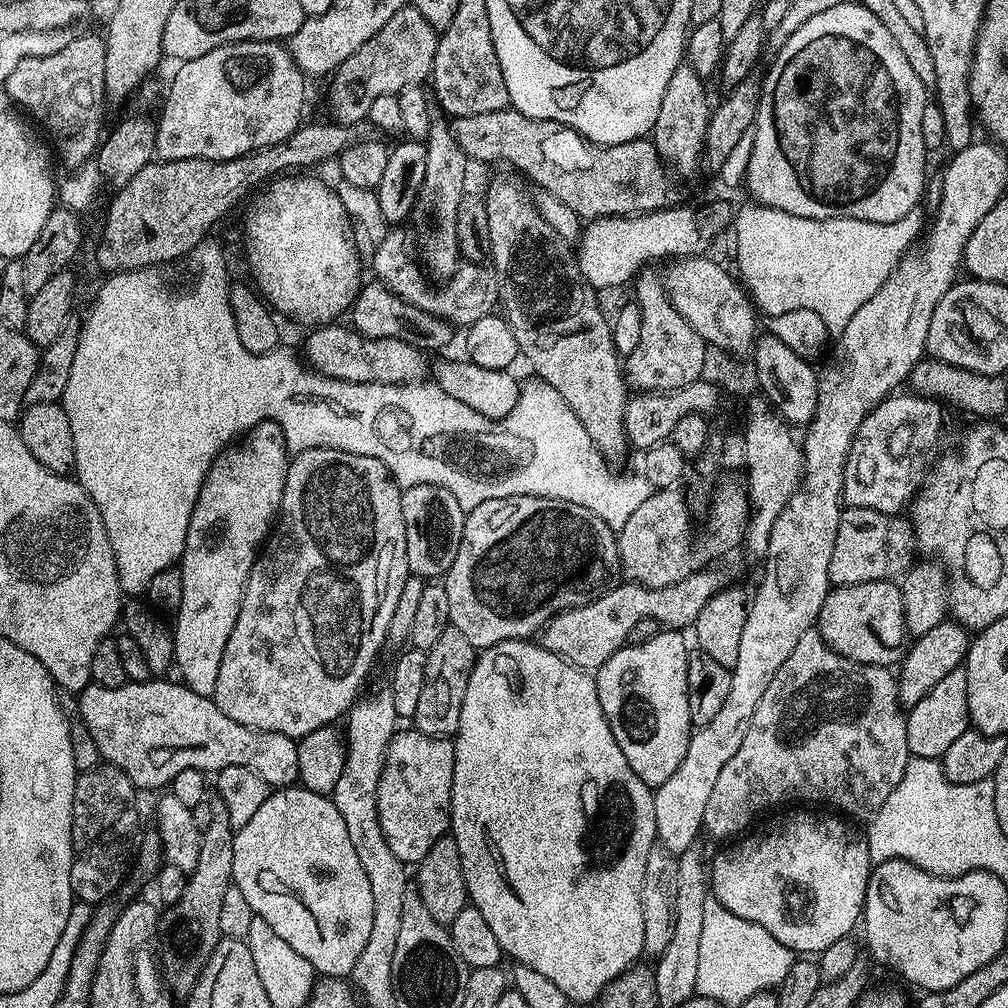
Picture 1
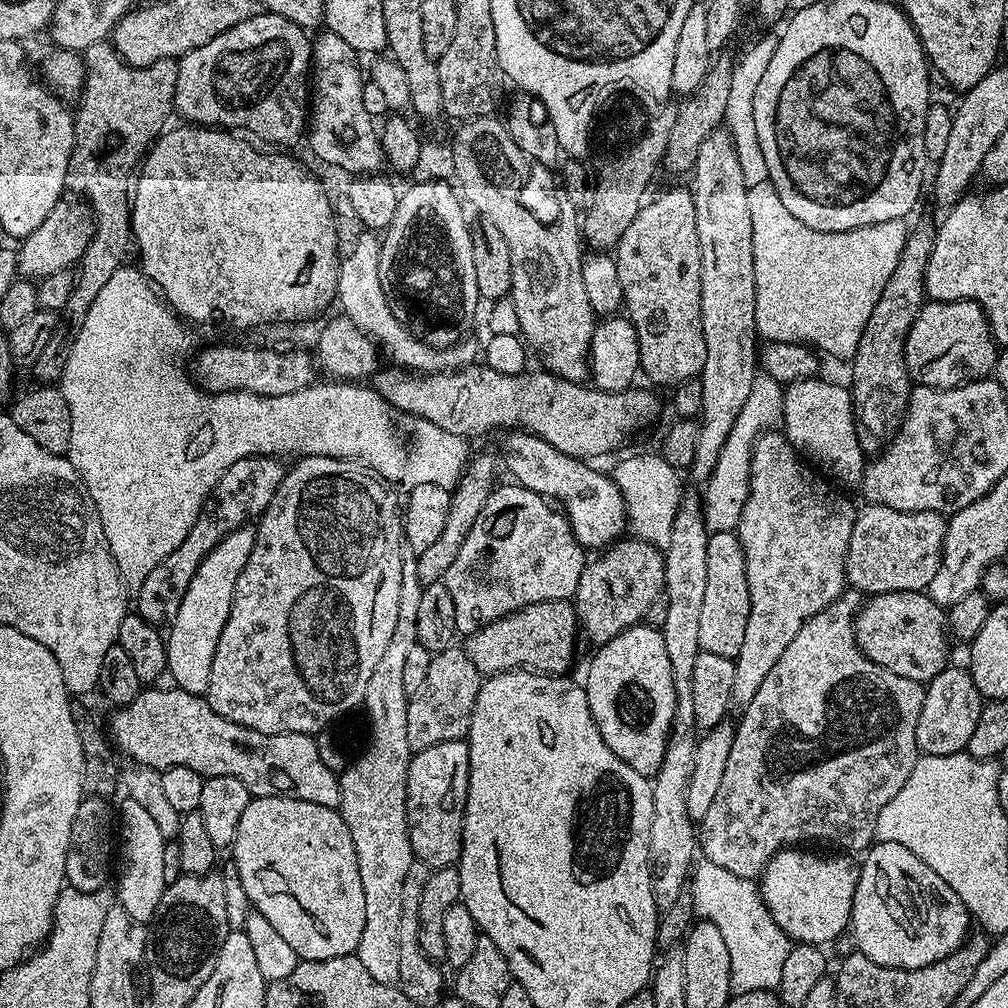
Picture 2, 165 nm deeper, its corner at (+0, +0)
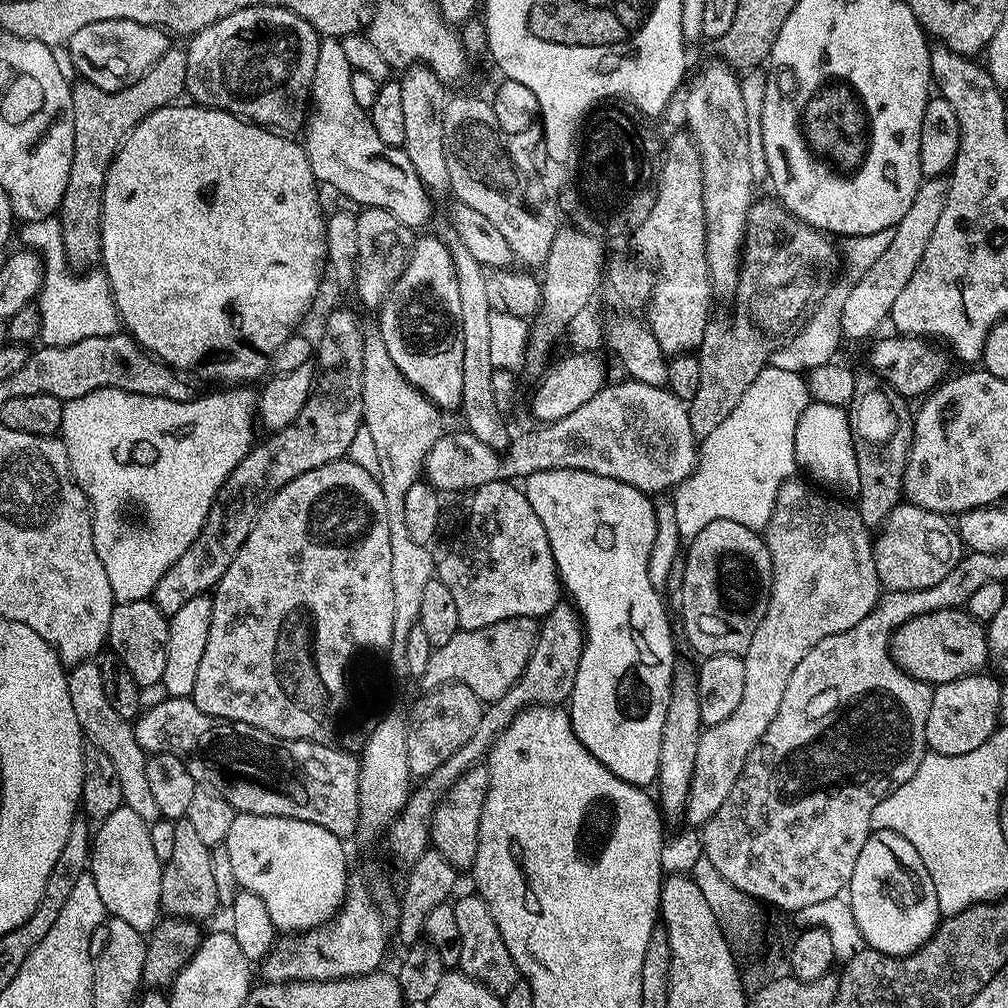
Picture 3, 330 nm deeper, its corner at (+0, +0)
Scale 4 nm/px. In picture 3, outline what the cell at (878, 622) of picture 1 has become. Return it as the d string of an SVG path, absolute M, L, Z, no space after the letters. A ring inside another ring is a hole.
M940 608L937 612L928 612L925 616L918 616L915 620L908 621L893 636L891 649L892 656L904 671L933 686L983 673L987 669L984 667L990 664L985 625L960 608Z

